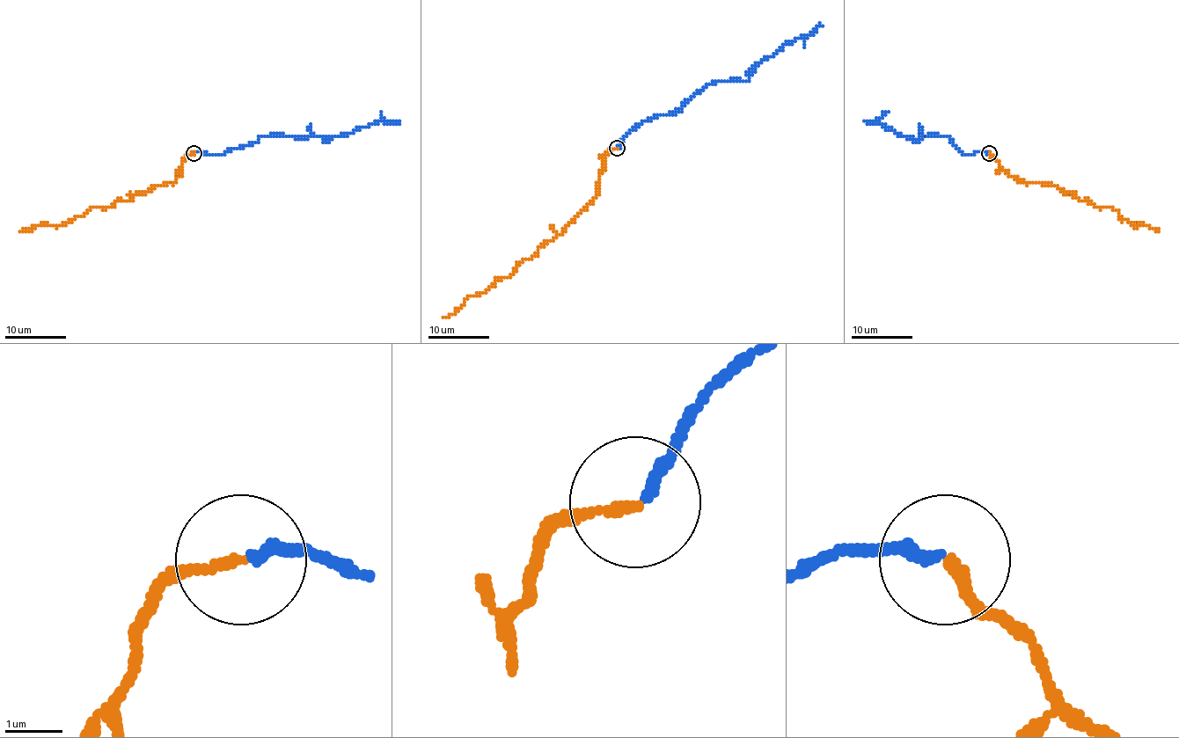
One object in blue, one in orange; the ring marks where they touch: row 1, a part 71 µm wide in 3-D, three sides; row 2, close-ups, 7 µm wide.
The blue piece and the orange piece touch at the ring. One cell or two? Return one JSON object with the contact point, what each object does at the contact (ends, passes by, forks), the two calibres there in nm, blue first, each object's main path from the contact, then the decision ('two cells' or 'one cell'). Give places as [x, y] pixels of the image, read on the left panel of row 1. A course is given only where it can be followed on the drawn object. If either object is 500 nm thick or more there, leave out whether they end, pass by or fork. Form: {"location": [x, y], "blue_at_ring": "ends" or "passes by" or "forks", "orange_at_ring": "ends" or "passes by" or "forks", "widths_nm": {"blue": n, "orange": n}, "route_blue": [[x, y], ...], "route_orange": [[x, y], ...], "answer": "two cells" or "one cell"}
{"location": [194, 153], "blue_at_ring": "ends", "orange_at_ring": "ends", "widths_nm": {"blue": 200, "orange": 170}, "route_blue": [[194, 152], [219, 154], [254, 143], [259, 137], [283, 134], [331, 138], [348, 135], [376, 121], [400, 121]], "route_orange": [[194, 152], [184, 158], [173, 183], [153, 186], [129, 201], [91, 208], [60, 224], [18, 230]], "answer": "one cell"}

